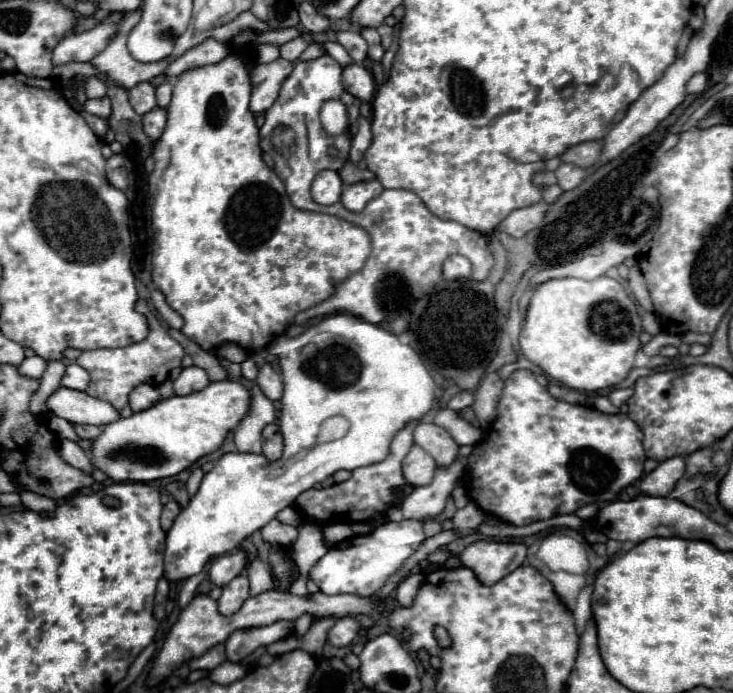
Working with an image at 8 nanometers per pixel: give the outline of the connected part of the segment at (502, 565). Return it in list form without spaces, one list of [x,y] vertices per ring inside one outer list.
[[[475,541],[461,555],[461,563],[469,565],[485,581],[485,585],[497,583],[513,569],[521,567],[527,557],[523,543],[497,543],[497,541]]]

